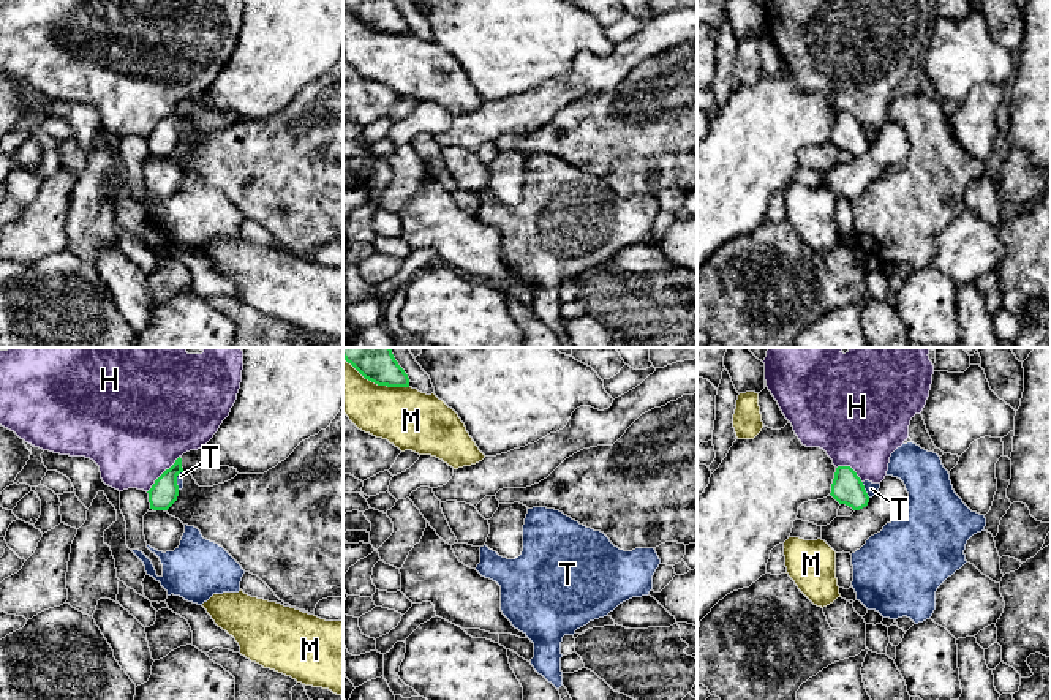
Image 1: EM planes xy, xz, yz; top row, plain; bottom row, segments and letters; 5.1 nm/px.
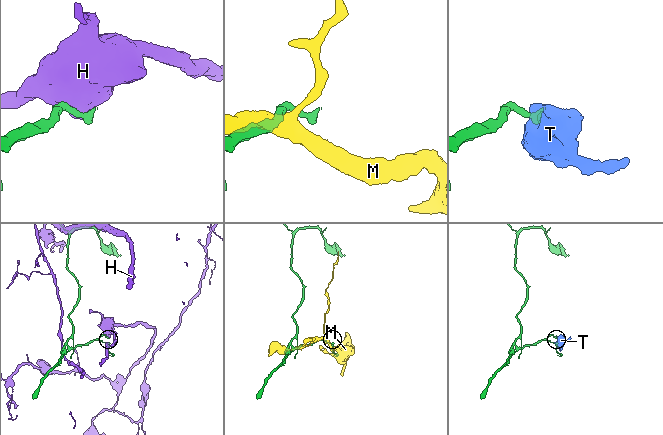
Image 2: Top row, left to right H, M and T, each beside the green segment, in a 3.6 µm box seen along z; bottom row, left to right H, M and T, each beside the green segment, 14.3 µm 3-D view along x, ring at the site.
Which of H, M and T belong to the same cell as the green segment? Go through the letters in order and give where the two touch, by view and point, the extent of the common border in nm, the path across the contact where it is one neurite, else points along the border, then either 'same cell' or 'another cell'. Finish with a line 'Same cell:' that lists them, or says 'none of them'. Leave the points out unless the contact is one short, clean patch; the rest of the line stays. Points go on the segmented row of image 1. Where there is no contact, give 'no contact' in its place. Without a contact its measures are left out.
H: meets green in xy at (161, 474); contact 260 nm long; another cell
M: meets green in xz at (375, 383); contact 380 nm long; another cell
T: meets green in yz at (865, 490); contact 90 nm long; border along yz (862, 482), (870, 496); another cell
Same cell: none of them

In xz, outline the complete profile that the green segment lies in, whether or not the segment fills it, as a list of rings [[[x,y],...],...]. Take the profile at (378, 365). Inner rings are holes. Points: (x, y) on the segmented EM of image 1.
[[[343,348],[343,359],[378,386],[409,387],[409,378],[390,348]]]

